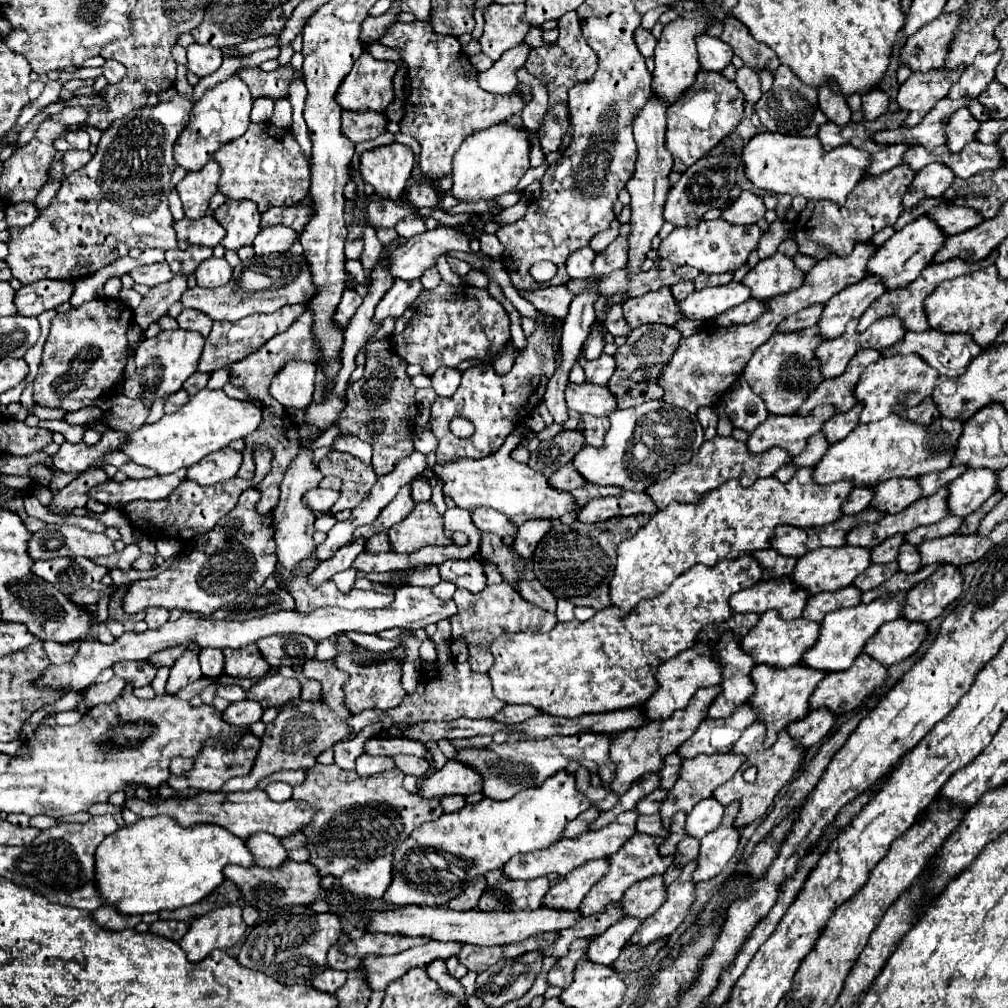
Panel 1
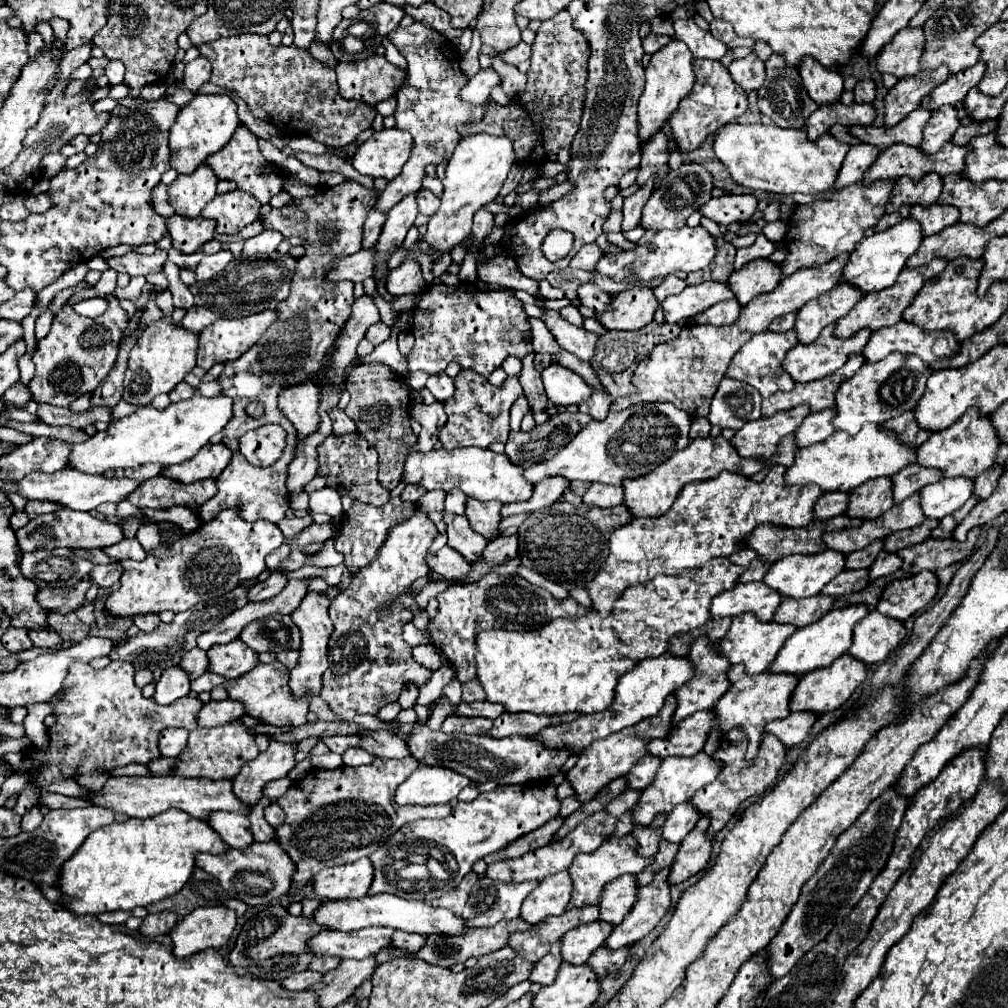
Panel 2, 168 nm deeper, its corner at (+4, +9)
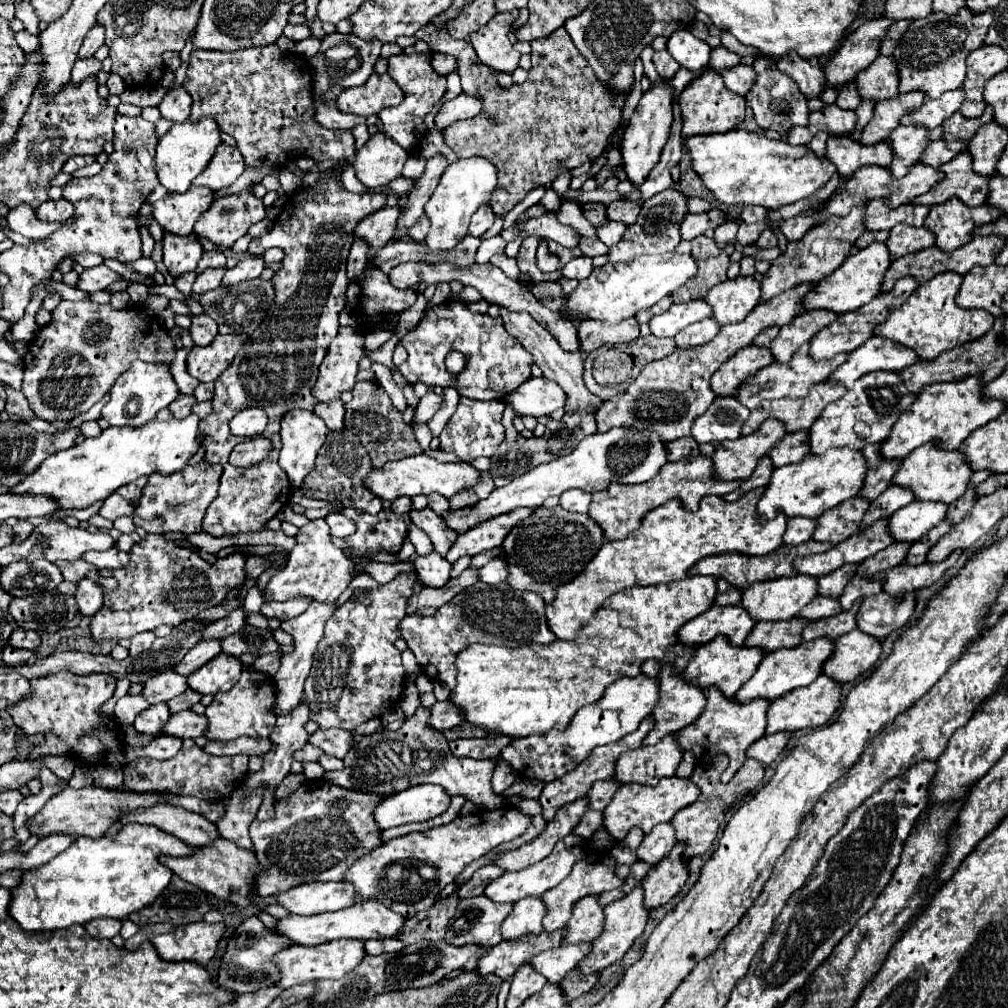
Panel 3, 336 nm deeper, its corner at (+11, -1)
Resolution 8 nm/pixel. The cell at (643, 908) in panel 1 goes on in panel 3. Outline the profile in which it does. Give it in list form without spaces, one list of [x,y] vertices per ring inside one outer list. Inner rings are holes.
[[[589,895],[577,901],[573,907],[573,919],[565,925],[565,945],[569,943],[591,943],[603,931],[603,909],[597,903],[597,895]]]

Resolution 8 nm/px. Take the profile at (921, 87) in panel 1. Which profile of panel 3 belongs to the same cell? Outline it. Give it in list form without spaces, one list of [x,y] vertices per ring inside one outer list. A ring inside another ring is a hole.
[[[885,99],[881,103],[875,105],[873,109],[873,117],[869,121],[869,125],[863,129],[859,141],[863,145],[875,145],[887,139],[887,135],[899,125],[899,119],[905,115],[907,111],[901,107],[899,99]]]

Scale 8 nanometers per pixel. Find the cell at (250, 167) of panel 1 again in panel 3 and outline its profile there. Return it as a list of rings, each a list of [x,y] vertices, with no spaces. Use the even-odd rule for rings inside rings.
[[[221,143],[213,159],[209,161],[207,169],[193,181],[193,185],[219,191],[219,189],[229,187],[243,171],[245,171],[245,163],[239,149],[227,143]]]

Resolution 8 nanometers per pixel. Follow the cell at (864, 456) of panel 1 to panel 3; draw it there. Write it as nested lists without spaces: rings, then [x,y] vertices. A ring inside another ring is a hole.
[[[829,449],[823,455],[807,455],[803,461],[777,467],[757,503],[759,521],[769,521],[783,513],[785,517],[819,517],[835,505],[859,493],[867,473],[867,463],[861,451],[855,449]]]

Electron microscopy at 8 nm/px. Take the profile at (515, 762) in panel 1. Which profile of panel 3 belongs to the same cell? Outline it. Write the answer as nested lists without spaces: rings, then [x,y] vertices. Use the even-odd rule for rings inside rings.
[[[419,707],[413,717],[405,719],[405,723],[397,731],[379,731],[359,739],[359,745],[345,755],[343,763],[345,769],[341,771],[327,771],[325,781],[351,789],[351,791],[369,791],[379,793],[383,797],[405,791],[413,785],[433,783],[441,785],[447,795],[455,797],[461,795],[475,803],[479,809],[493,809],[499,807],[497,795],[491,791],[491,773],[495,763],[489,759],[475,761],[475,759],[457,759],[451,755],[447,747],[447,739],[441,731],[435,731],[427,725],[429,709]]]

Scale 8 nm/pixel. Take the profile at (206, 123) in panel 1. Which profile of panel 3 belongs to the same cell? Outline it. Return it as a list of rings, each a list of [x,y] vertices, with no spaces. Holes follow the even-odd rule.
[[[201,119],[199,123],[181,123],[173,125],[171,131],[159,139],[157,143],[157,155],[155,155],[155,171],[163,187],[167,187],[171,193],[185,193],[191,187],[191,181],[207,167],[211,157],[215,155],[219,139],[219,127],[213,119]]]

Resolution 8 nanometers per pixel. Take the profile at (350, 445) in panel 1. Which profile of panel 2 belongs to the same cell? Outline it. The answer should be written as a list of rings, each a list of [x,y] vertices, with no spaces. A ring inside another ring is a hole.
[[[332,409],[330,411],[330,419],[332,419],[332,435],[342,437],[344,433],[356,433],[356,423],[340,409]]]

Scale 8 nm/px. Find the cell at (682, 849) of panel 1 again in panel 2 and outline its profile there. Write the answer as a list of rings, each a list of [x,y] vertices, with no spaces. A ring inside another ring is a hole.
[[[662,841],[660,843],[660,851],[656,853],[656,861],[654,861],[654,869],[662,869],[662,867],[670,867],[672,865],[672,861],[674,861],[674,857],[676,857],[676,849],[678,849],[680,845],[676,845],[676,843],[668,843],[668,841]]]

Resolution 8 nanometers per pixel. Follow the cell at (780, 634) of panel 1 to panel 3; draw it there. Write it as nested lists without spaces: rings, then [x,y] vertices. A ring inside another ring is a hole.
[[[715,637],[713,641],[701,645],[699,649],[695,649],[689,665],[685,667],[683,671],[683,679],[689,683],[689,685],[695,685],[695,687],[719,687],[719,691],[731,699],[741,683],[745,683],[745,679],[749,679],[749,675],[753,675],[753,671],[757,669],[757,663],[763,659],[763,651],[761,649],[753,649],[753,647],[735,647],[731,645],[725,637]]]

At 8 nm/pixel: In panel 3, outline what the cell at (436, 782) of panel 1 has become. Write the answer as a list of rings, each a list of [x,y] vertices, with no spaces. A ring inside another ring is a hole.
[[[409,787],[407,791],[385,797],[383,803],[375,807],[373,819],[381,831],[405,823],[429,821],[441,815],[449,807],[449,801],[451,797],[443,791],[443,787]]]

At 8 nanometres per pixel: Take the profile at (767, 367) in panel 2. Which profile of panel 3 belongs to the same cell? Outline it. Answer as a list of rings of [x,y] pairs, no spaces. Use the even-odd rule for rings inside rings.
[[[749,345],[741,351],[737,351],[729,361],[725,361],[711,377],[711,389],[719,397],[735,395],[741,381],[745,381],[749,375],[755,375],[761,367],[773,363],[773,355],[769,349]]]

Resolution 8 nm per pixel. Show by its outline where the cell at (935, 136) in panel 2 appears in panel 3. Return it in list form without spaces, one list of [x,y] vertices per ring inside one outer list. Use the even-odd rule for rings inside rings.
[[[899,125],[897,131],[893,131],[887,139],[893,151],[893,161],[889,165],[889,171],[893,173],[893,179],[901,179],[913,163],[919,161],[921,153],[929,145],[927,129],[919,125]]]

